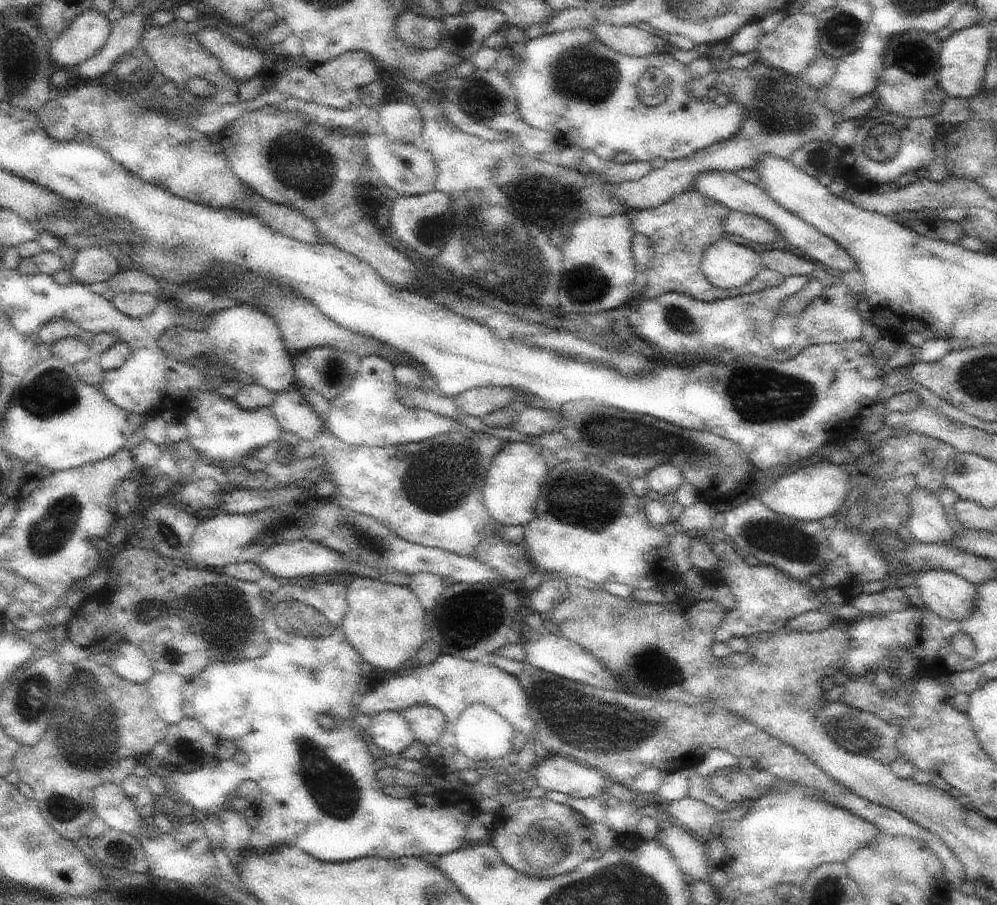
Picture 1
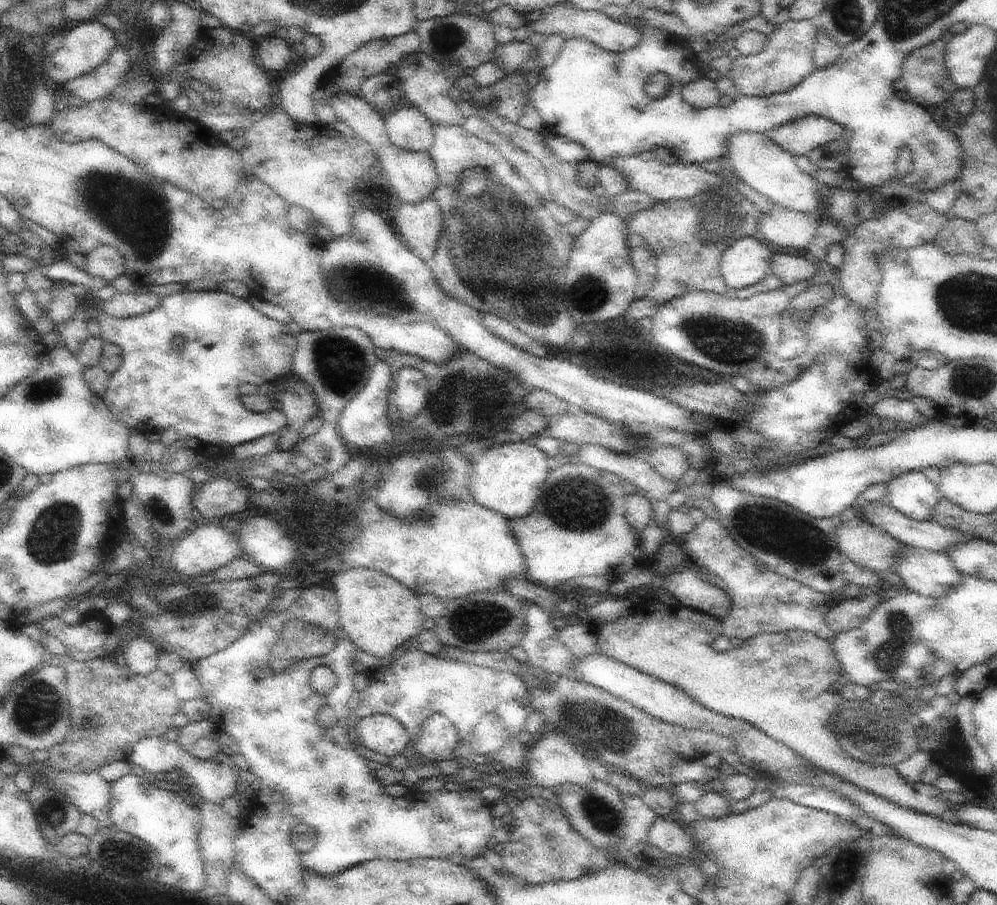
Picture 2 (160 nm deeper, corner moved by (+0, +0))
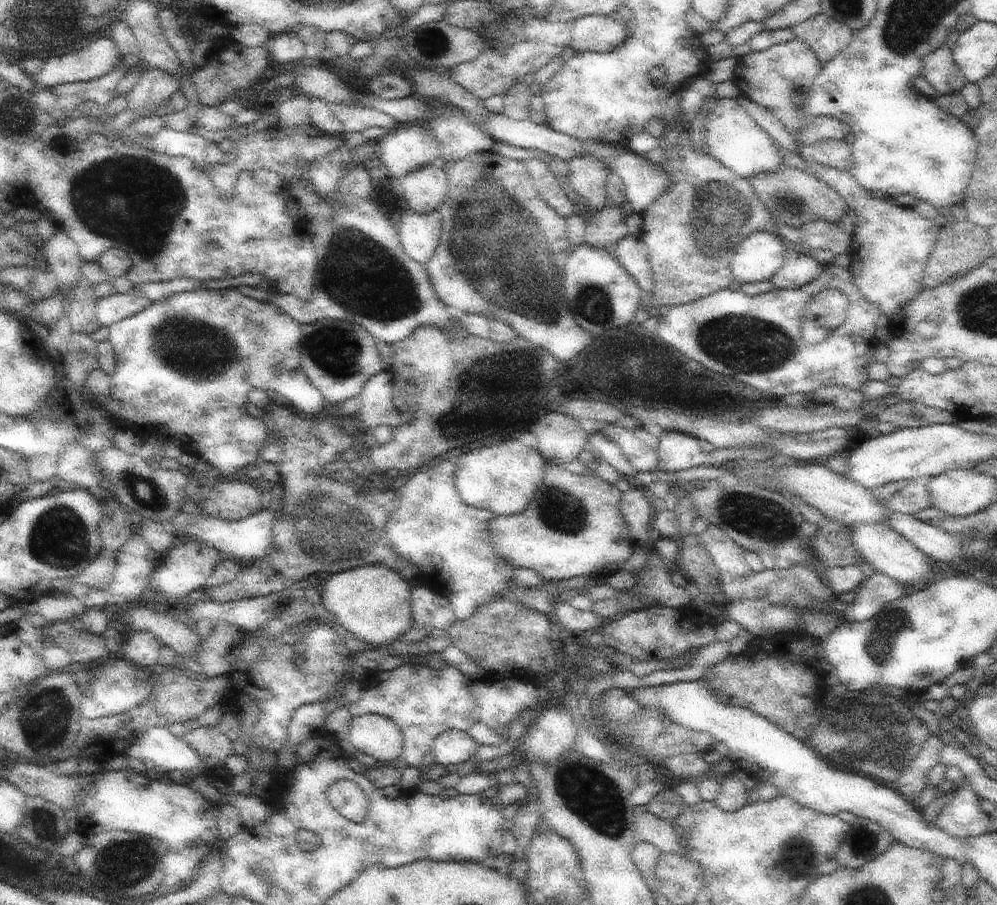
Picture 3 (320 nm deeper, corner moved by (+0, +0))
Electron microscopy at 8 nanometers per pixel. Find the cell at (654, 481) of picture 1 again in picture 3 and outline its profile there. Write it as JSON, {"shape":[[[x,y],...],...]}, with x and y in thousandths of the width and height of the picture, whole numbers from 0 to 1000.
{"shape":[[[670,476],[661,484],[662,522],[690,519],[704,513],[707,501],[700,484],[684,476]]]}

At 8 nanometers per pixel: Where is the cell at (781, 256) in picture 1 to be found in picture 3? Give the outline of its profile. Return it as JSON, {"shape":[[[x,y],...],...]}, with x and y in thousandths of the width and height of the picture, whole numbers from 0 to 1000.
{"shape":[[[790,275],[784,296],[773,307],[773,310],[778,319],[799,319],[818,309],[824,297],[816,285]]]}

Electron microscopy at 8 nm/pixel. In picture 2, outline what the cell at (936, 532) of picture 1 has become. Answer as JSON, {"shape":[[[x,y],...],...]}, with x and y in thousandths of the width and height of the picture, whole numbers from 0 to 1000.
{"shape":[[[915,520],[892,533],[888,551],[907,570],[931,576],[945,549],[944,541],[934,528],[925,520]]]}

